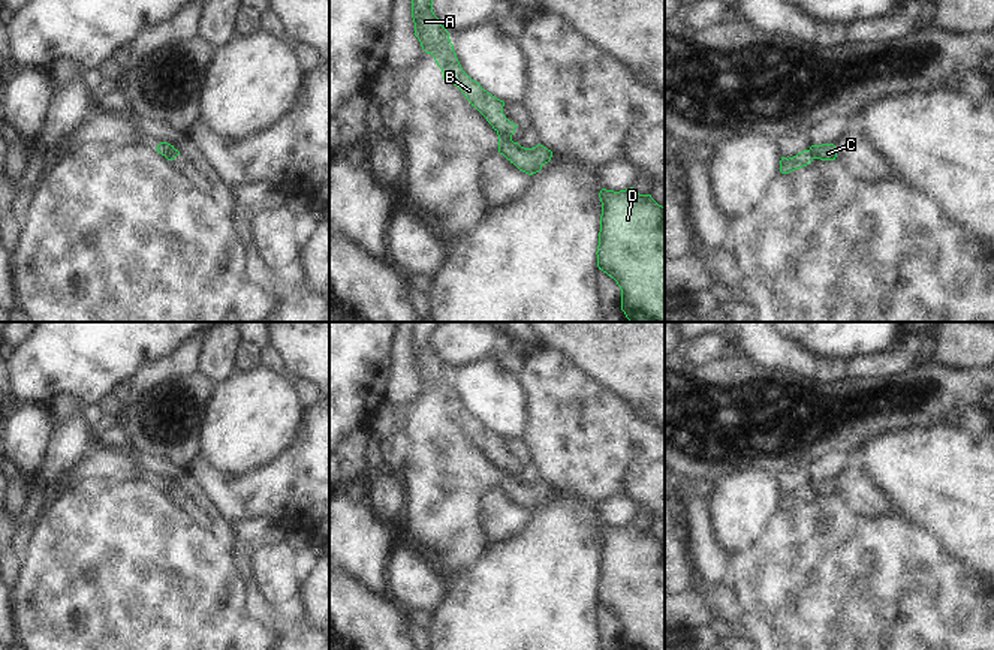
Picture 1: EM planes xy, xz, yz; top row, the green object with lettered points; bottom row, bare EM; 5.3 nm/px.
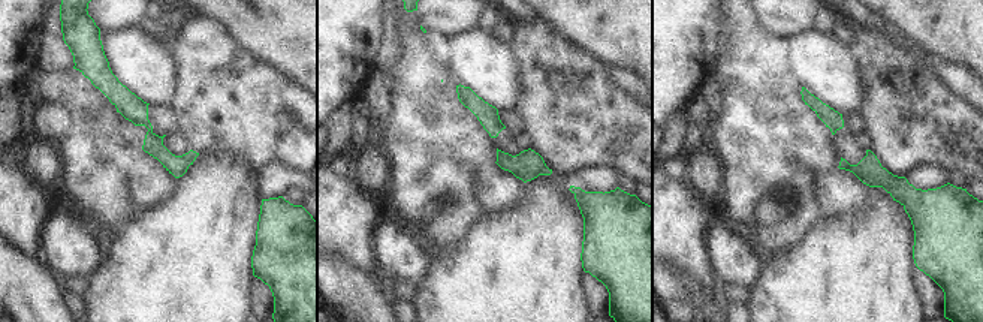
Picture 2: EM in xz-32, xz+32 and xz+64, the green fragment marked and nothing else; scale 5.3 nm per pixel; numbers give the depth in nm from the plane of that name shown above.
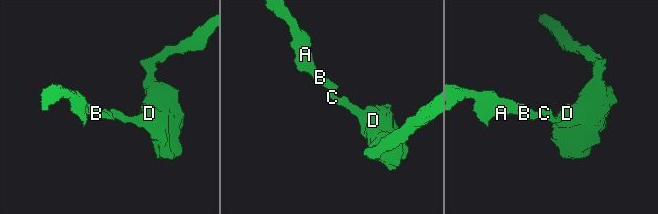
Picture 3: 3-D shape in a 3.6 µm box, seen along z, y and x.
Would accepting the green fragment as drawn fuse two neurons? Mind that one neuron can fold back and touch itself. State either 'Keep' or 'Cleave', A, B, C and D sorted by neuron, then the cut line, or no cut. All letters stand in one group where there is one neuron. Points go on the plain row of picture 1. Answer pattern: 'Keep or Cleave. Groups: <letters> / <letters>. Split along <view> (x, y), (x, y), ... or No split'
Cleave. Groups: A B / C D. Split along xz (497, 466), (511, 474)

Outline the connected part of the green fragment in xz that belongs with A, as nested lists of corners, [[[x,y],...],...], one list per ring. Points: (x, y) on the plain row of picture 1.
[[[415,322],[412,328],[412,353],[415,371],[422,385],[431,389],[443,407],[443,415],[457,421],[466,434],[475,442],[498,469],[512,473],[515,458],[503,449],[504,437],[488,428],[479,418],[473,416],[461,403],[449,367],[440,359],[433,347],[433,335],[439,322]]]

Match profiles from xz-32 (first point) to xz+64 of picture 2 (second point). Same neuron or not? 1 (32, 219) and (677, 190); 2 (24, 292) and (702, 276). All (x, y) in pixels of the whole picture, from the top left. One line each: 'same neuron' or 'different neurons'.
1: same neuron
2: different neurons

